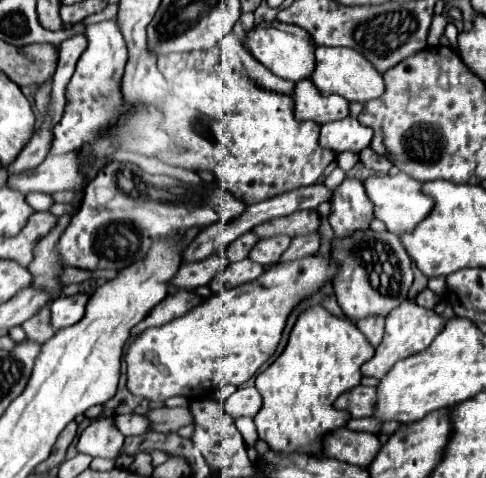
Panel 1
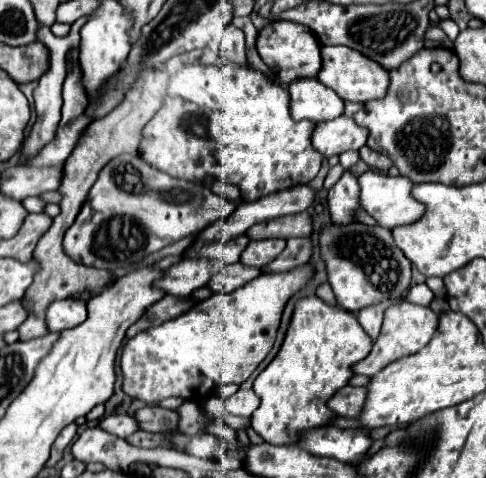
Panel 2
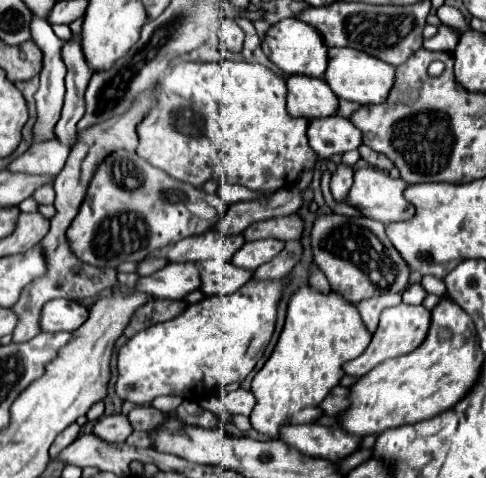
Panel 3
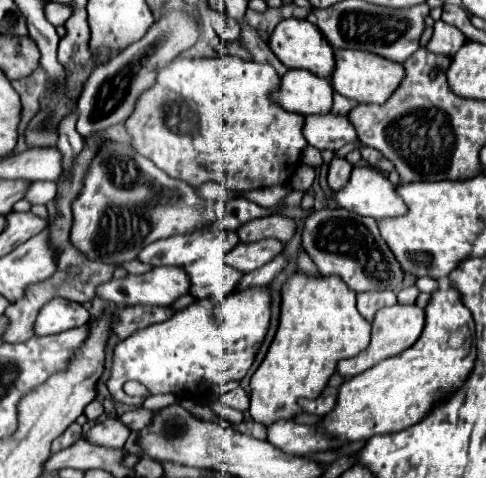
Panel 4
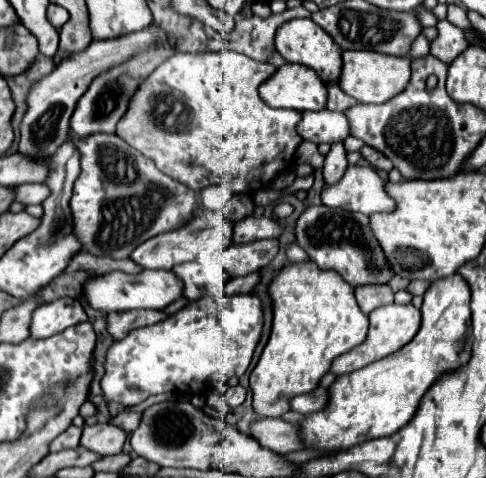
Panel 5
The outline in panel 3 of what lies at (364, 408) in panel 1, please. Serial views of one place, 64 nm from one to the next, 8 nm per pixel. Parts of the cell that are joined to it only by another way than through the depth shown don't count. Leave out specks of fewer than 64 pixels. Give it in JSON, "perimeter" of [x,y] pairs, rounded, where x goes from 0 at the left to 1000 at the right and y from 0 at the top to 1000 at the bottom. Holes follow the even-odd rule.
{"perimeter":[[[708,808],[683,812],[683,820],[658,841],[658,858],[663,858],[667,866],[675,866],[675,870],[687,870],[687,866],[695,866],[700,858],[708,858],[708,854],[716,849],[712,820],[716,820],[716,812],[708,812]]]}

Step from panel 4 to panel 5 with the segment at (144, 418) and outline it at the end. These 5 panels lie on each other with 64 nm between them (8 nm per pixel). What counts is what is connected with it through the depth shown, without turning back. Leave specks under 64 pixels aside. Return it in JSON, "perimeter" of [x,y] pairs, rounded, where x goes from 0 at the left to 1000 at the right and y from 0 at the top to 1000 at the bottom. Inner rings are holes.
{"perimeter":[[[247,862],[247,866],[239,866],[235,874],[226,874],[226,883],[230,883],[235,891],[251,895],[259,908],[267,908],[267,904],[280,900],[280,891],[284,891],[284,883],[288,883],[288,866],[280,866],[280,862]]]}

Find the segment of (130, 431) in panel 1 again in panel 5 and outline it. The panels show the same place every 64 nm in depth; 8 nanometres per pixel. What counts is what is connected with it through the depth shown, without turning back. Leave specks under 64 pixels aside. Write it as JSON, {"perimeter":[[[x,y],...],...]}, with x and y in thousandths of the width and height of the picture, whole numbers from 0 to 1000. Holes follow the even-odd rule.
{"perimeter":[[[193,887],[193,891],[173,891],[169,895],[169,916],[165,933],[181,937],[185,946],[214,954],[235,954],[251,946],[259,908],[230,891],[230,887]]]}

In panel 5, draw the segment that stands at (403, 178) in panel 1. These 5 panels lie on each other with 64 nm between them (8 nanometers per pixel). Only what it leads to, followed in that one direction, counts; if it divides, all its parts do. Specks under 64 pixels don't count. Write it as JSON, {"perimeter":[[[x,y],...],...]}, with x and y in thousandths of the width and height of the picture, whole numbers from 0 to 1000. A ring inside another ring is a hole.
{"perimeter":[[[716,347],[691,385],[667,385],[663,427],[716,444],[802,444],[811,418],[790,402],[790,377],[765,347]]]}

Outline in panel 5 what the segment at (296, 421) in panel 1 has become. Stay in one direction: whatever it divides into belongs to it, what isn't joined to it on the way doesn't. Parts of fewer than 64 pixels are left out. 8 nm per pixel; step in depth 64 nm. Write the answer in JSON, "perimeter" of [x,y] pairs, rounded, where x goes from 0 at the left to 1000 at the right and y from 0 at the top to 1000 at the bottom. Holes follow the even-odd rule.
{"perimeter":[[[630,544],[617,552],[588,552],[580,556],[560,590],[551,594],[551,615],[560,623],[560,703],[551,707],[551,720],[543,724],[543,736],[527,762],[527,770],[514,778],[514,812],[523,824],[523,858],[535,870],[568,874],[584,862],[593,862],[593,837],[609,824],[642,820],[658,791],[675,778],[683,753],[728,724],[737,724],[757,695],[757,661],[741,653],[741,640],[733,636],[724,598],[704,586],[704,577],[687,565],[663,565],[650,556],[646,544]]]}

